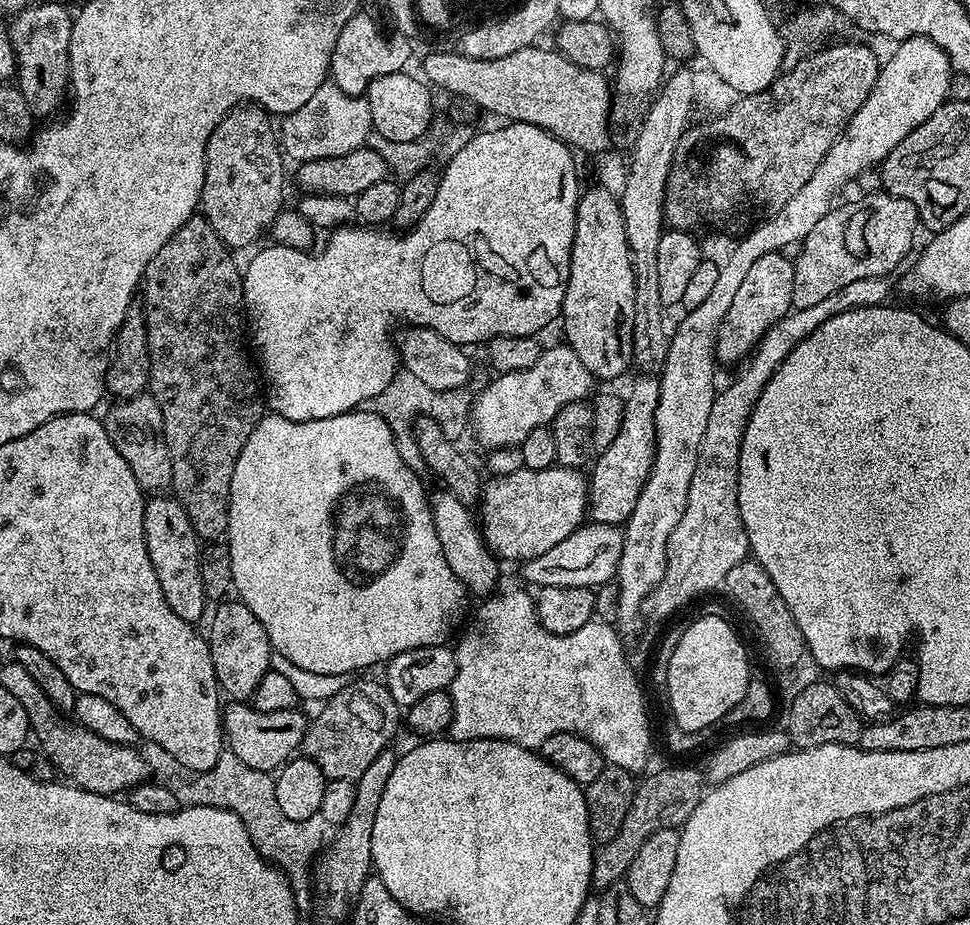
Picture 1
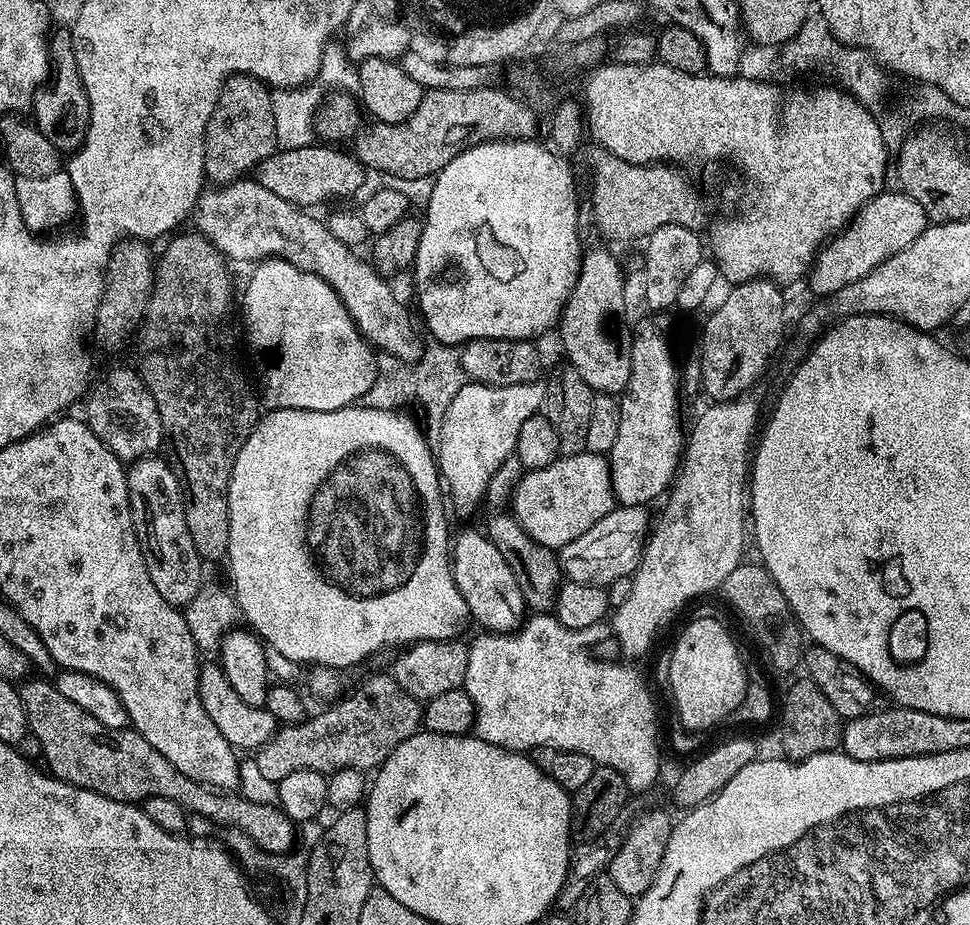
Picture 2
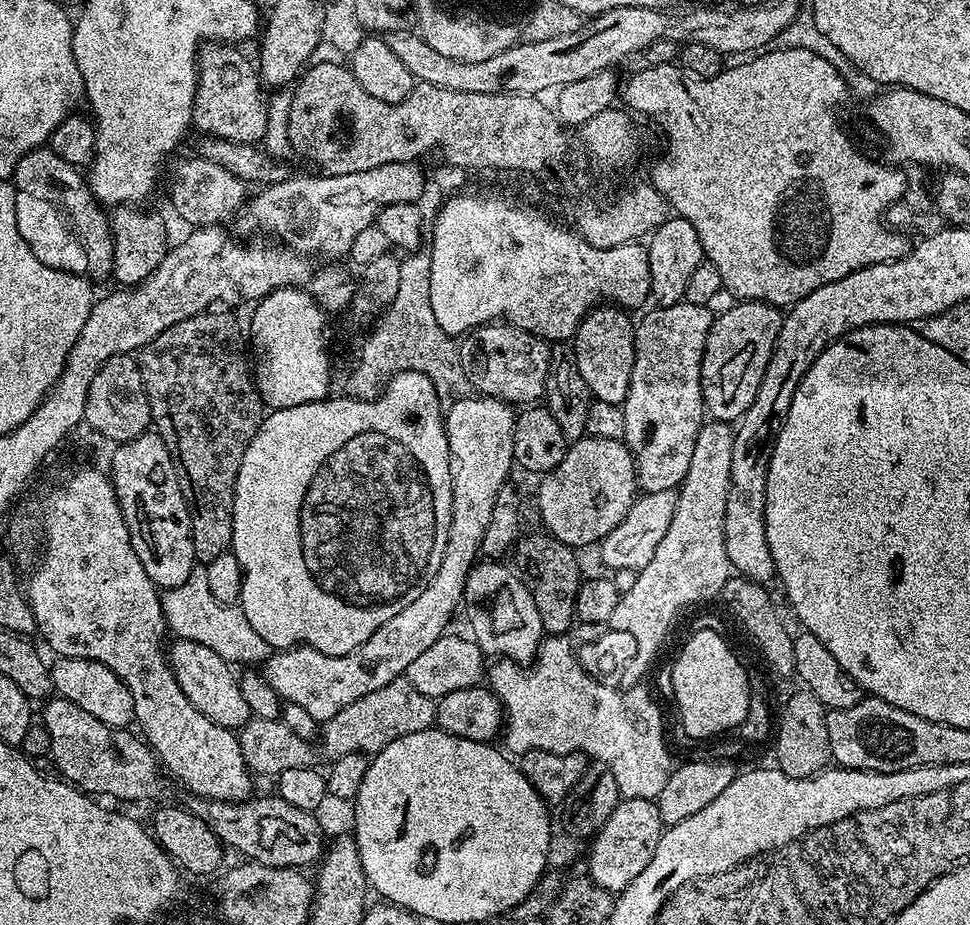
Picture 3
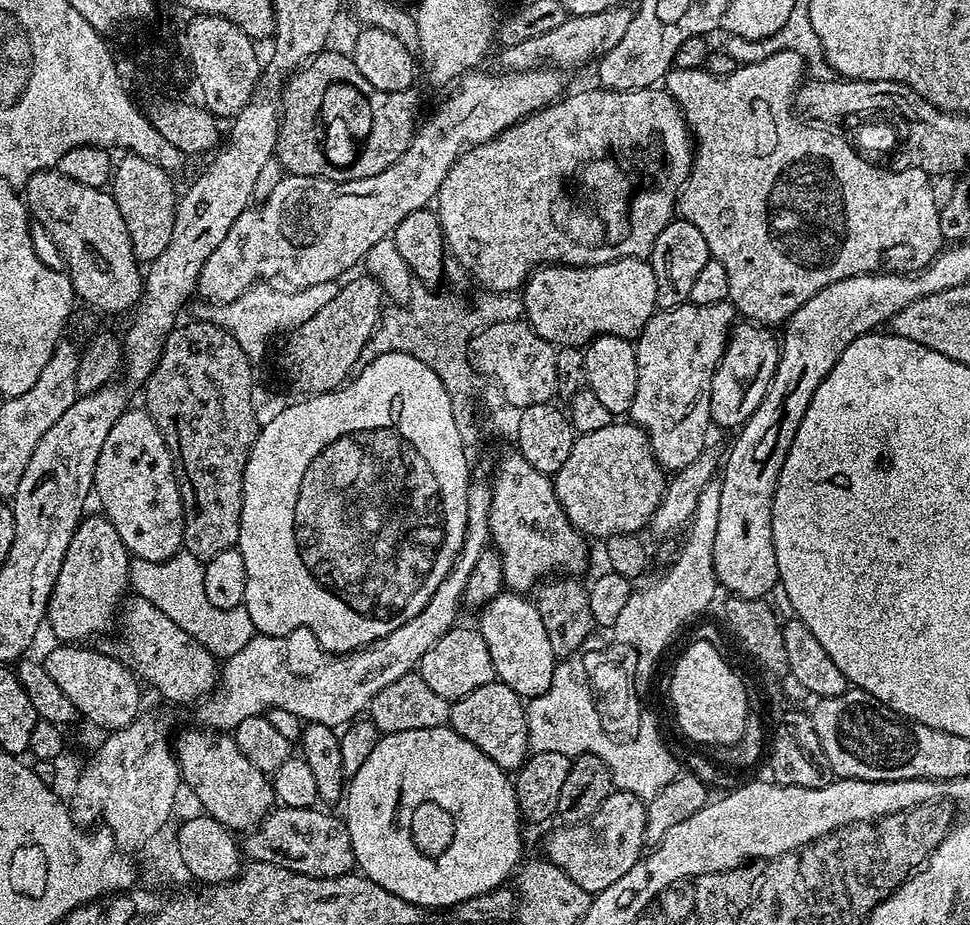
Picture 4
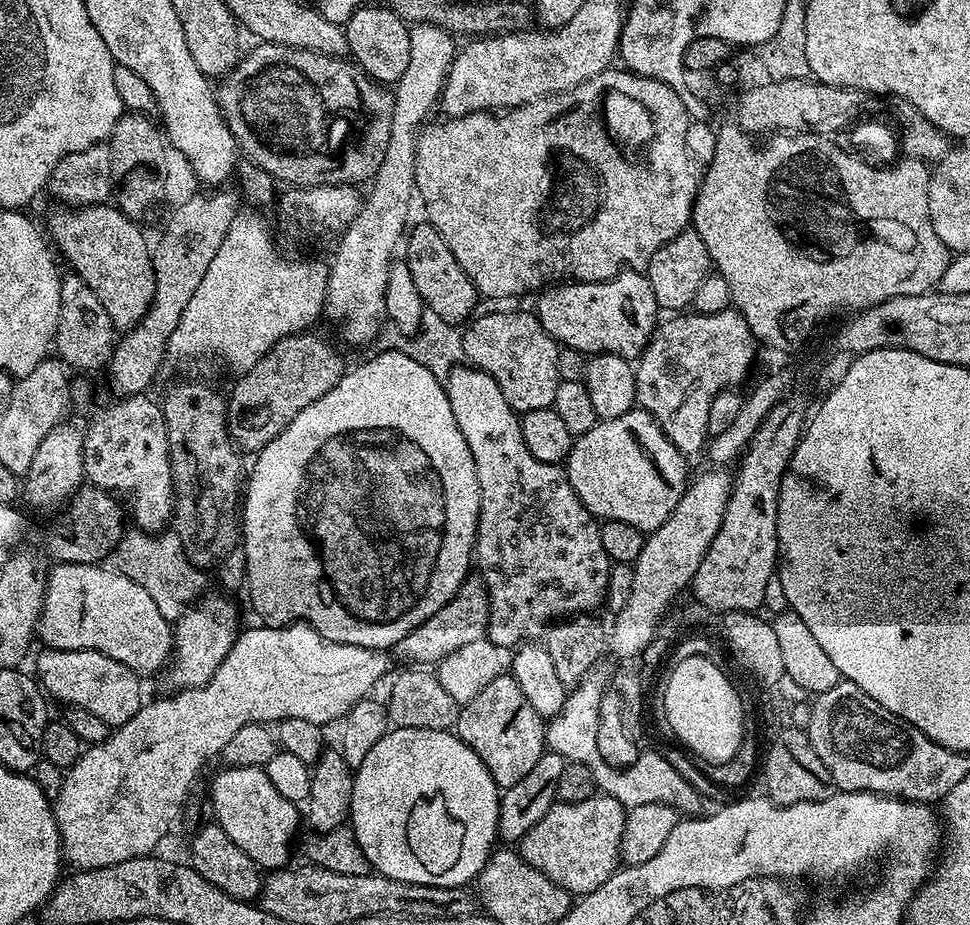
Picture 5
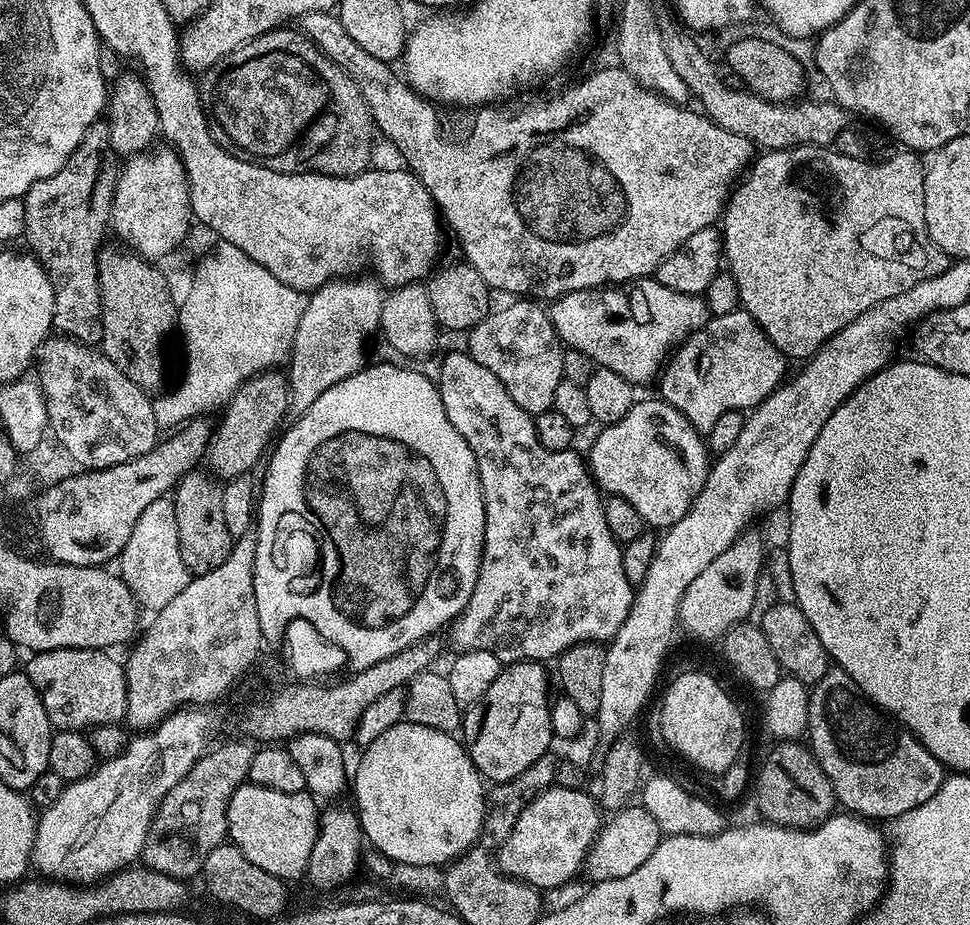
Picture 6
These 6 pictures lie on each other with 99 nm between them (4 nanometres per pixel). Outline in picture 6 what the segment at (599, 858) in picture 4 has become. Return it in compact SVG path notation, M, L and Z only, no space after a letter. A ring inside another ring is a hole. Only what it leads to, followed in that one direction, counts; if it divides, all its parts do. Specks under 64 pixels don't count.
M547 788L537 794L533 800L525 803L518 822L510 832L510 838L500 845L498 849L498 868L505 877L514 880L524 880L534 887L547 890L547 888L560 888L568 884L576 875L581 875L588 852L596 841L602 827L602 809L595 795L587 796L587 791L579 788Z

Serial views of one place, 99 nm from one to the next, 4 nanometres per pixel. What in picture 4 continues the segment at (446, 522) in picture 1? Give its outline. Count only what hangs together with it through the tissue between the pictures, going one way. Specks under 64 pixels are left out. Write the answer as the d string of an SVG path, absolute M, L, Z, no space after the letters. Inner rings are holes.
M504 590L481 608L479 616L478 627L489 647L497 679L510 686L510 690L522 698L541 696L552 682L558 659L549 645L535 603L521 593Z

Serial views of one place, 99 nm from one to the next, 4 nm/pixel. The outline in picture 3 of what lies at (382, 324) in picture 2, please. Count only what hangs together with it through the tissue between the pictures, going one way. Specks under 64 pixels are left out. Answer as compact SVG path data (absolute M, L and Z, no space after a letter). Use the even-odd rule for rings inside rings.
M189 154L185 160L175 160L173 159L166 168L166 176L169 176L168 192L172 195L173 210L186 223L192 224L188 226L196 228L224 226L240 207L240 211L245 207L245 181L230 174L230 170L195 154Z

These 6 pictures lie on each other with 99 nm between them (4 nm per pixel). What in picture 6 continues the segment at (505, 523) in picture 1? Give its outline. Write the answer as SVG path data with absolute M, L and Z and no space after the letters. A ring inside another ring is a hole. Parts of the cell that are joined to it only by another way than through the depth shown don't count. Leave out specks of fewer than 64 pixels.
M637 399L626 414L626 418L618 418L618 422L605 424L599 429L596 441L586 451L586 463L596 487L608 496L624 498L644 520L649 529L667 530L687 511L706 482L710 467L710 453L702 439L701 433L692 428L688 419L674 406L665 400Z

